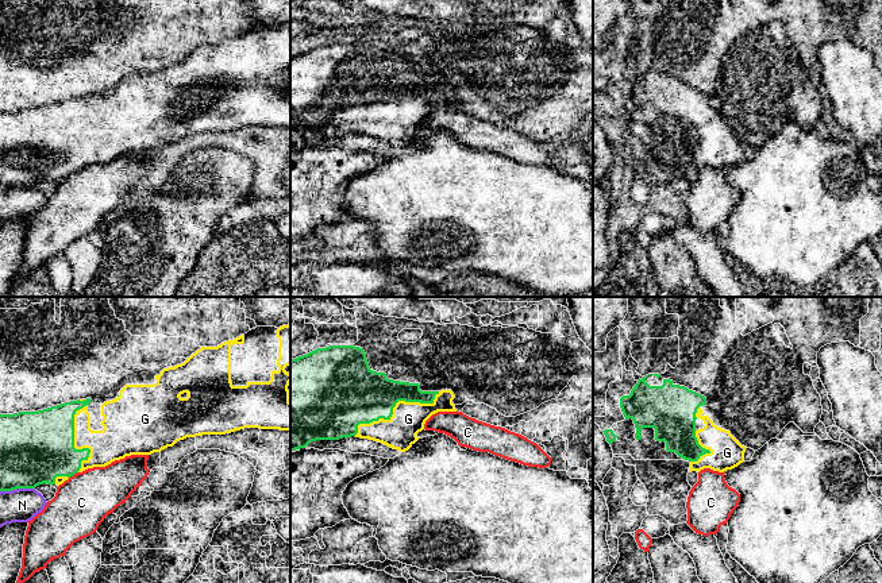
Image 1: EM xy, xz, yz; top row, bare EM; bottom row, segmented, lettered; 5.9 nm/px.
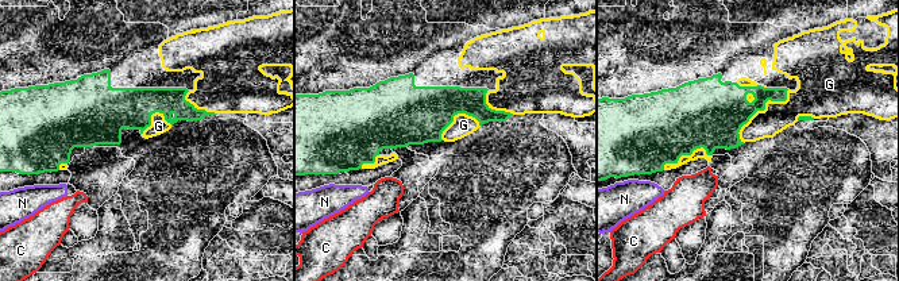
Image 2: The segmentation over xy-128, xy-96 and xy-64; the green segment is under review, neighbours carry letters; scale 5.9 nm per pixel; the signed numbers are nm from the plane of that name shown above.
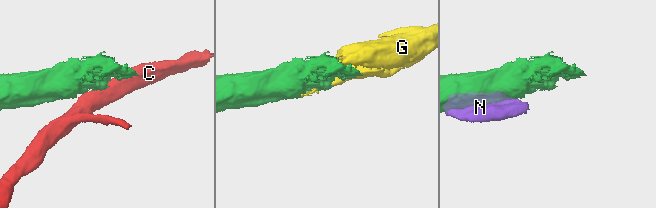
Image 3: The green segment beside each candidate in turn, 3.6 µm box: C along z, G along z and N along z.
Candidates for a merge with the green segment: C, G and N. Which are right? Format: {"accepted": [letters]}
{"accepted": ["G"]}

